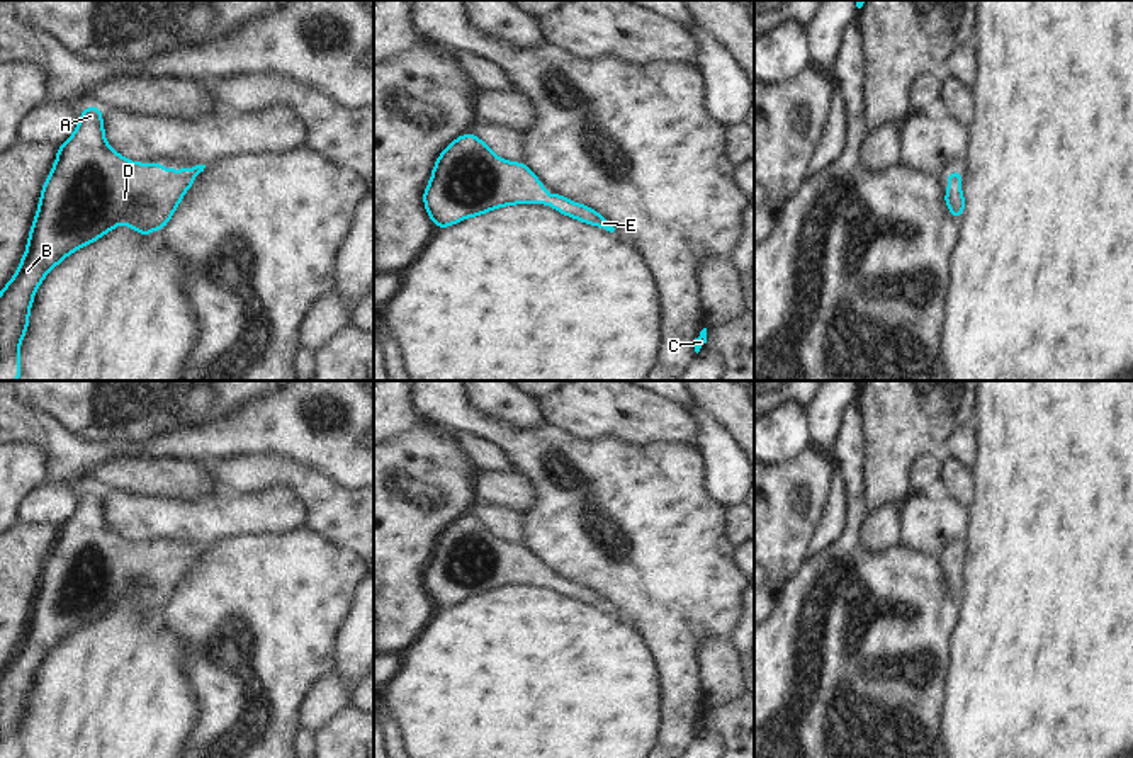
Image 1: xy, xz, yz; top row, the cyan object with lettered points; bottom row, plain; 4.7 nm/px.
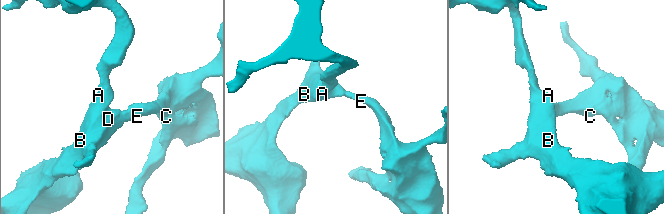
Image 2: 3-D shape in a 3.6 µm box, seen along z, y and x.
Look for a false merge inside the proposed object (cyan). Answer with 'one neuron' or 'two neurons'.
one neuron

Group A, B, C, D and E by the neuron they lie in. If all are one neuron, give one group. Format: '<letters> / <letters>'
A B C D E

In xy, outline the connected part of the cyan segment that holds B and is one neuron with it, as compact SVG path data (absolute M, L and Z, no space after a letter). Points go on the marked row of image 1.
M90 105L82 112L73 136L58 146L58 158L44 182L25 255L0 292L0 381L17 381L20 376L19 345L29 325L34 292L46 274L71 252L97 241L121 223L141 236L165 228L182 195L204 168L206 165L195 165L168 172L161 163L132 163L105 143L102 109Z

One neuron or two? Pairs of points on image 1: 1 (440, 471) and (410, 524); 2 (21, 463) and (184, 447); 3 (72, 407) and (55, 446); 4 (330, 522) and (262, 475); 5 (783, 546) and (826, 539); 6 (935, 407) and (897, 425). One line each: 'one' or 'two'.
1: one
2: two
3: two
4: one
5: two
6: one

